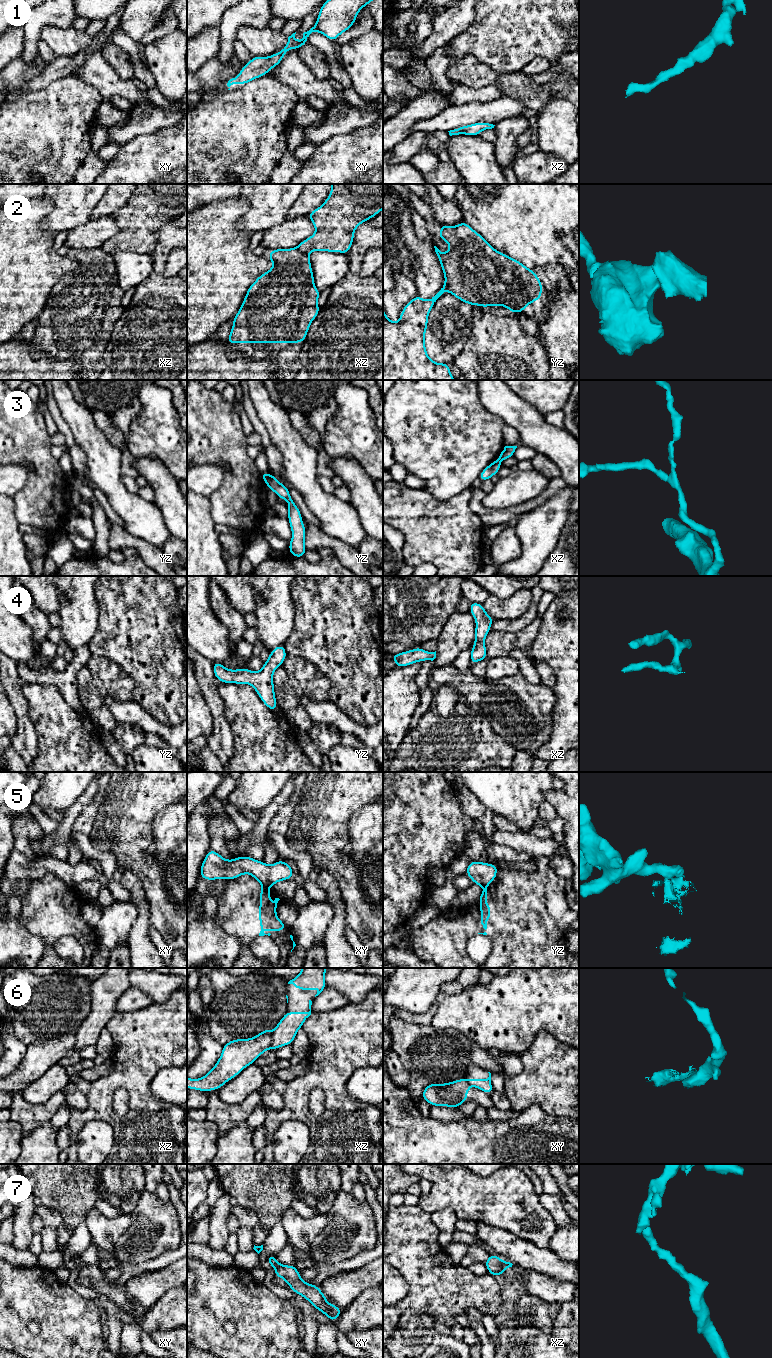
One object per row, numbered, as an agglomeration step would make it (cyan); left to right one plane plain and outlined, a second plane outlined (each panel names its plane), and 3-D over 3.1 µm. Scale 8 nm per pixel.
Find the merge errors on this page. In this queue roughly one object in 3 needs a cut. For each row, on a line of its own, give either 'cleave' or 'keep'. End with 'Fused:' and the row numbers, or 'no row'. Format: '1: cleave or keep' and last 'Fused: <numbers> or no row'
1: keep
2: cleave
3: cleave
4: keep
5: cleave
6: cleave
7: keep
Fused: 2, 3, 5, 6

